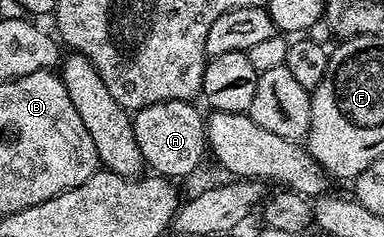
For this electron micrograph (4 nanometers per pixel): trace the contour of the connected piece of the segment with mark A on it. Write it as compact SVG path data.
M168 100L133 111L136 148L140 148L143 163L155 175L169 180L186 178L196 173L202 157L207 157L206 118L194 105L193 101Z

